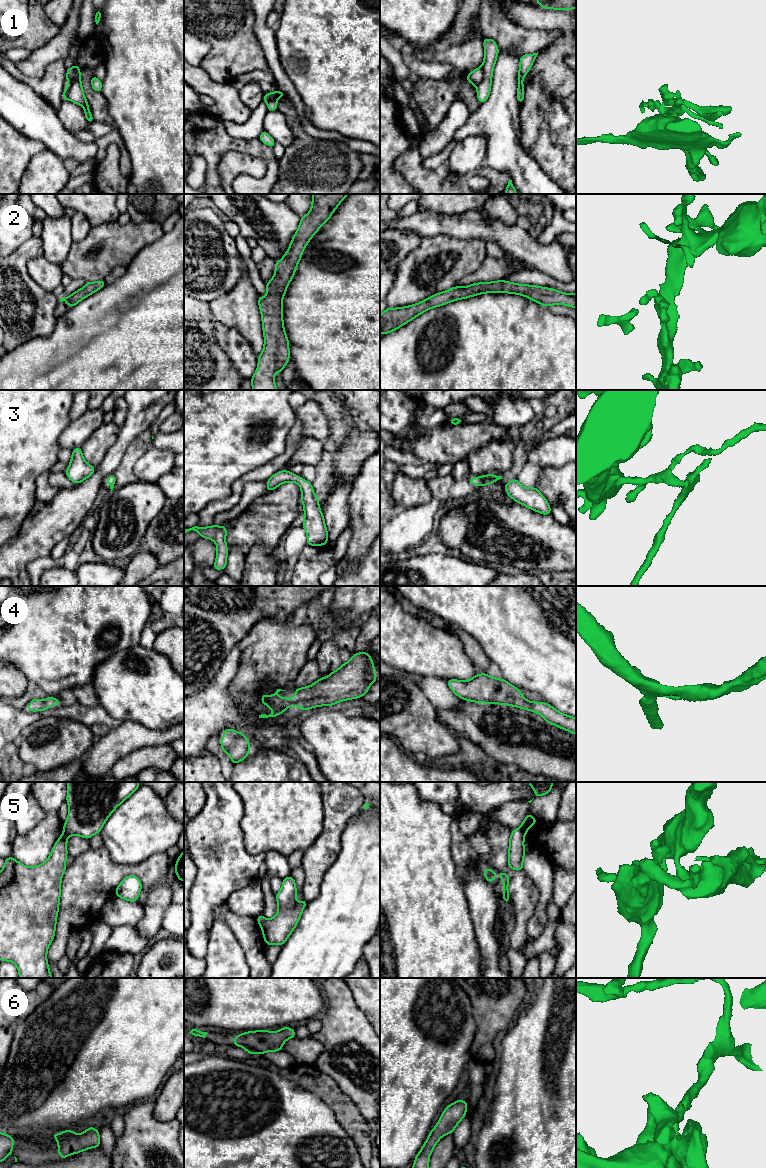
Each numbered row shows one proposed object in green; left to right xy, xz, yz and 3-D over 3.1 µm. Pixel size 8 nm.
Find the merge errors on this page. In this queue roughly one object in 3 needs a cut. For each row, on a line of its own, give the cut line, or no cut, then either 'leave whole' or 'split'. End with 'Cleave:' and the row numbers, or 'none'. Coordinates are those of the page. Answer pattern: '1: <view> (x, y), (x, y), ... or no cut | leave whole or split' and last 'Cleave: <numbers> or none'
1: xy (73, 67), (78, 72), (78, 75), (67, 85) | split
2: no cut | leave whole
3: no cut | leave whole
4: no cut | leave whole
5: yz (519, 828), (524, 835) | split
6: no cut | leave whole
Cleave: 1, 5

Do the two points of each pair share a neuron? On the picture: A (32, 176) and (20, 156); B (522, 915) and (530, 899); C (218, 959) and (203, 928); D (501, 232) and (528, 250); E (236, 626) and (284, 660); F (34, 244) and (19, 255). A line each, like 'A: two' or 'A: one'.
A: two
B: one
C: two
D: one
E: two
F: one

